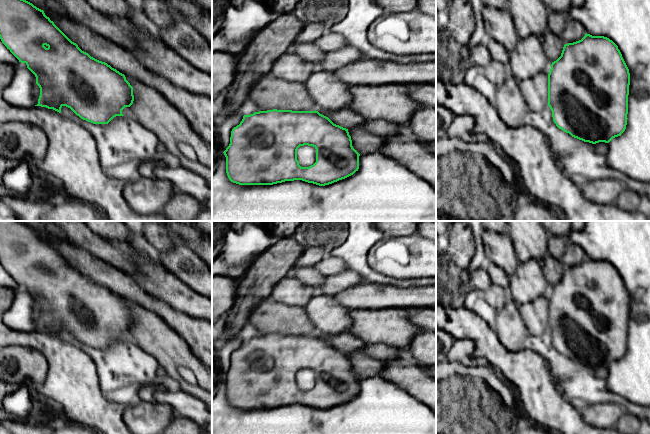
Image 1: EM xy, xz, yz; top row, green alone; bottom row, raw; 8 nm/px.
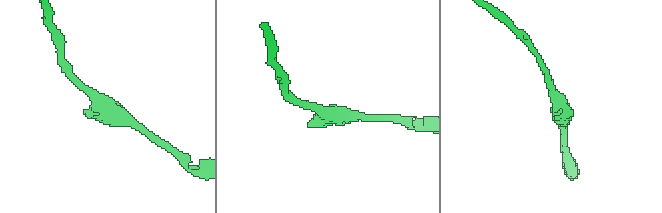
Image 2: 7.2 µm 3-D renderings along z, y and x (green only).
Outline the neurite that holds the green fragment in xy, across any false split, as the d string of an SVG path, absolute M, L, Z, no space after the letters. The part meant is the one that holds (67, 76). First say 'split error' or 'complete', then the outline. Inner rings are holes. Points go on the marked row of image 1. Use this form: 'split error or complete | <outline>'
complete | M0 0L0 39L19 62L25 63L35 75L36 84L40 88L38 104L35 106L53 109L59 113L66 106L83 120L93 124L108 124L114 117L124 116L122 110L133 104L133 87L124 74L82 51L43 10L26 0Z

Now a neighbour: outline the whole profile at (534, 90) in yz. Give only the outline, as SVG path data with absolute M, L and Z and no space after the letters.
M541 72L518 82L527 109L539 112L548 106L548 74Z

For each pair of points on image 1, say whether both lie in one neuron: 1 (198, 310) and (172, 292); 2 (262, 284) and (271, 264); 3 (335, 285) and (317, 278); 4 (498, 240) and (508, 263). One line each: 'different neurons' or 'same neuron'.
1: same neuron
2: same neuron
3: different neurons
4: same neuron

